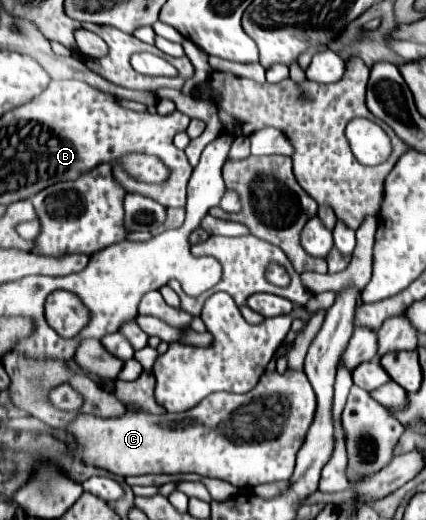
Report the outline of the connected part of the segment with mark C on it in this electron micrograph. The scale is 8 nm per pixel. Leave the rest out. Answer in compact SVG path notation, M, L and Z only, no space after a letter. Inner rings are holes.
M287 369L283 375L265 373L259 385L245 393L213 393L185 413L125 413L117 419L79 415L69 433L85 445L75 457L115 475L147 473L199 473L223 479L235 487L251 489L259 483L287 481L295 455L305 443L317 409L315 393L303 371Z

